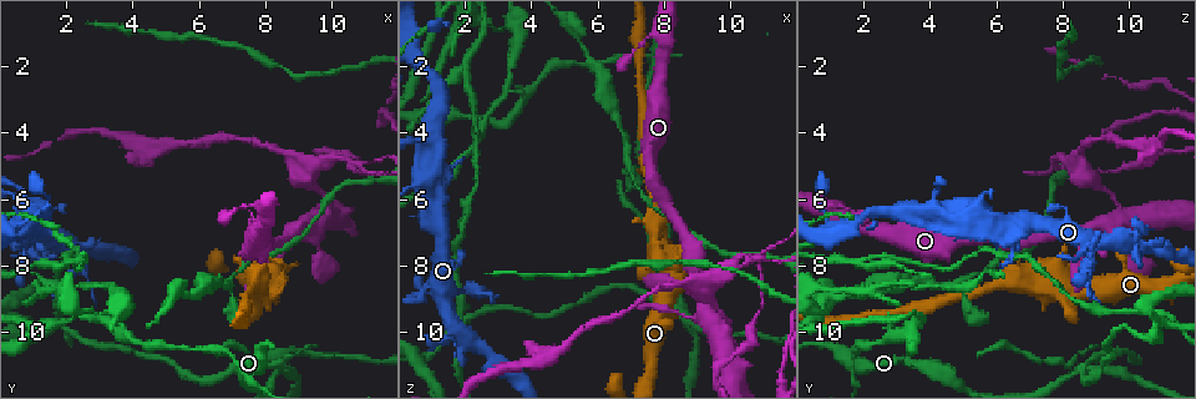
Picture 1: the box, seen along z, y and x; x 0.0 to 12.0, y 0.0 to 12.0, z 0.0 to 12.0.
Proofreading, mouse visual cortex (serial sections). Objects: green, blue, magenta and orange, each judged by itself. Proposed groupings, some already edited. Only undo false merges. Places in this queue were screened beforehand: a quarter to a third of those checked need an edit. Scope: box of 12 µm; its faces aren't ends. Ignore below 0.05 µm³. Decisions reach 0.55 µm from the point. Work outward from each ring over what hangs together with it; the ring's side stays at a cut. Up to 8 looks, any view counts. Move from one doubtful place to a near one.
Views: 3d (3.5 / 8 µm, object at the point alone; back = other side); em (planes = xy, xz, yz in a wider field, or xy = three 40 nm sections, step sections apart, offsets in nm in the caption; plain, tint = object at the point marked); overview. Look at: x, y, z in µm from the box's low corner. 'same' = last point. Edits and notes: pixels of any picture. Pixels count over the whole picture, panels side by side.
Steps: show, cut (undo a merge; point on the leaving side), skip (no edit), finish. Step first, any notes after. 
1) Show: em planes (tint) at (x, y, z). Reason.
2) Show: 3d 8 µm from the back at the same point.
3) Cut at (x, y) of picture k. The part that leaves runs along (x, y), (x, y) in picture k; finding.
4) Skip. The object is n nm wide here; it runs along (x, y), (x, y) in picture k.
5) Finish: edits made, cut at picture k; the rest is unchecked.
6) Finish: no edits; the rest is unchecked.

Show: 3d 3.5 µm from the back at (7.7, 11.3, 1.7). Small branch off a trunk.

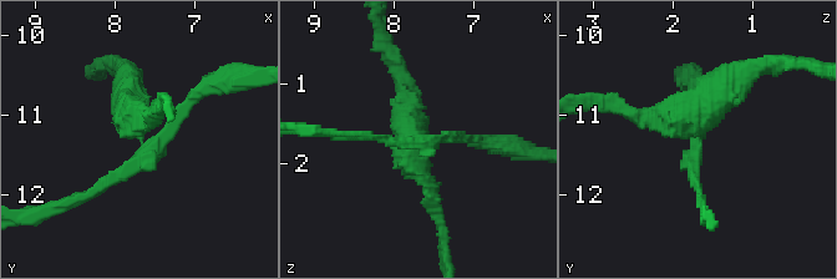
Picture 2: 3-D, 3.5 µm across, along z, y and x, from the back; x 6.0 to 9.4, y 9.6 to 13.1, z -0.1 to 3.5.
Show: em planes (tint) at (7.65, 11.25, 1.70). 4 arms meet here; the arms are 150, 150, 200, 400 nm wide; now the EM.

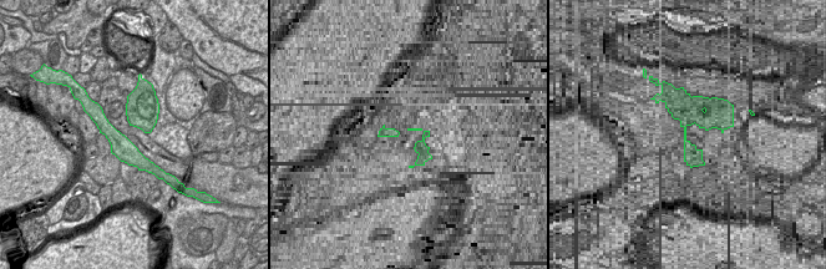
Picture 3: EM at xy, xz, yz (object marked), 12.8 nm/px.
Cut at (117, 173) of picture 2. The part that leaves runs along (150, 143), (208, 82), (242, 75) in picture 2; a second cell is stuck on.

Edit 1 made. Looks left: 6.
Show: 3d 8 µm from the back at (8.3, 11.3, 8.2). Arms part here.

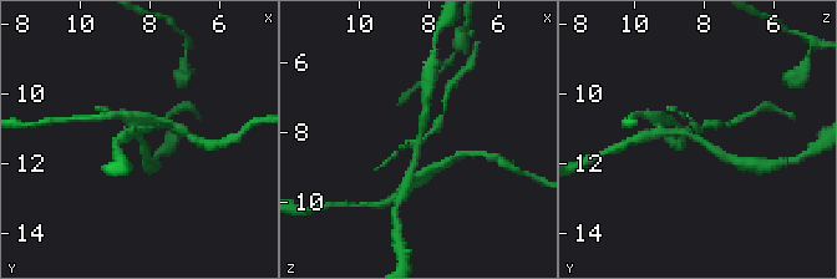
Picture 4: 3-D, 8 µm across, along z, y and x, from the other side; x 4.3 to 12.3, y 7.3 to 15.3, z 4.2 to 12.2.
Show: 3d 3.5 µm at (8.3, 11.2, 8.3). Zoom in.

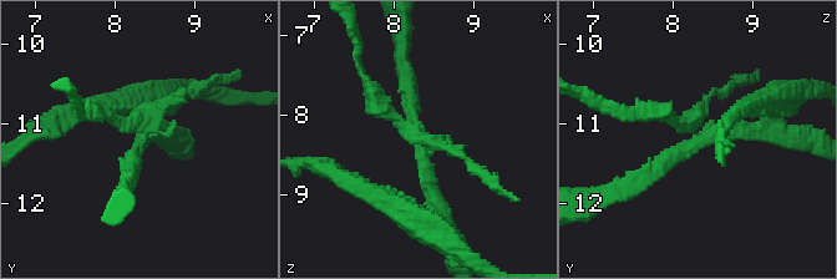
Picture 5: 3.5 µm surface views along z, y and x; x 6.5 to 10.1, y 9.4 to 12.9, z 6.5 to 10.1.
Cut at (391, 111) of picture 5. The part that leaves runs along (420, 136), (383, 107), (359, 69), (359, 50) in picture 5; two cells meet here.

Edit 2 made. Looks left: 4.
Show: 3d 3.5 µm at (9.9, 6.1, 9.7). Three arms meet.

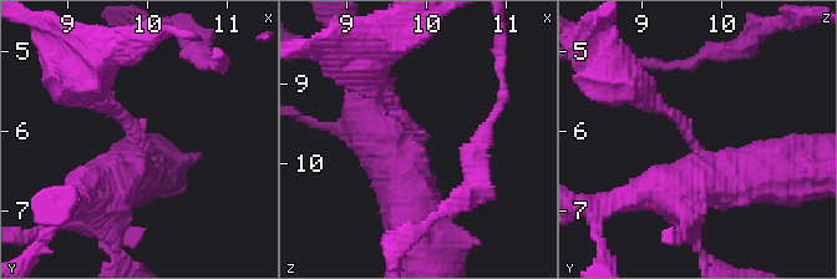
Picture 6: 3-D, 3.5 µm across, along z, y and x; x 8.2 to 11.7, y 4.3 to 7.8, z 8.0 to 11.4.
Show: em xy step 2 (tint) at (9.95, 6.20, 9.70).

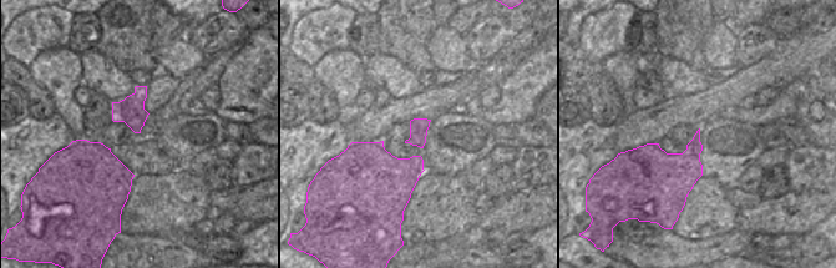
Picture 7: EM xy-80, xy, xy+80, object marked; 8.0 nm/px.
Skip. 3 arms meet here; the arms are 150, 600, 600 nm wide; it runs along (688, 187), (716, 171), (681, 121), (649, 102) in picture 6; all the same cell.

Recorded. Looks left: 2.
Show: 3d 3.5 µm at (2.0, 7.5, 8.8). A narrow waist.

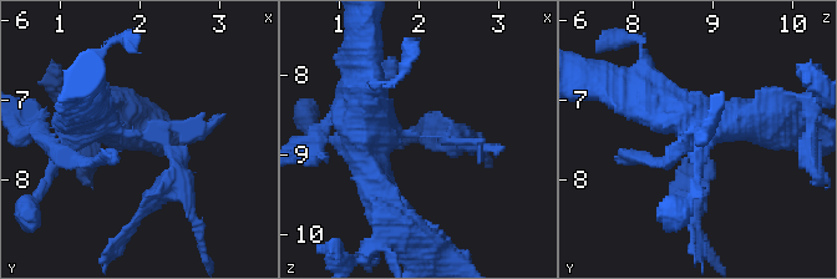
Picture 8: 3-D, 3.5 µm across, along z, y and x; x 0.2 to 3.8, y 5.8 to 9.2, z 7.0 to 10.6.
Show: em xy step 5 (tint) at (2.10, 7.50, 8.75).

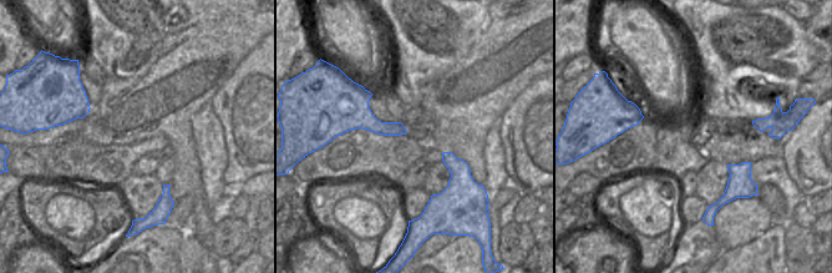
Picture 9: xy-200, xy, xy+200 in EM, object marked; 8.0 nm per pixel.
Skip. It runs along (89, 106), (177, 160), (153, 197) in picture 8; all the same cell.

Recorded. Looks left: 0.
Finish: edits made, cut at picture 2, cut at picture 5; the rest is unchecked.

